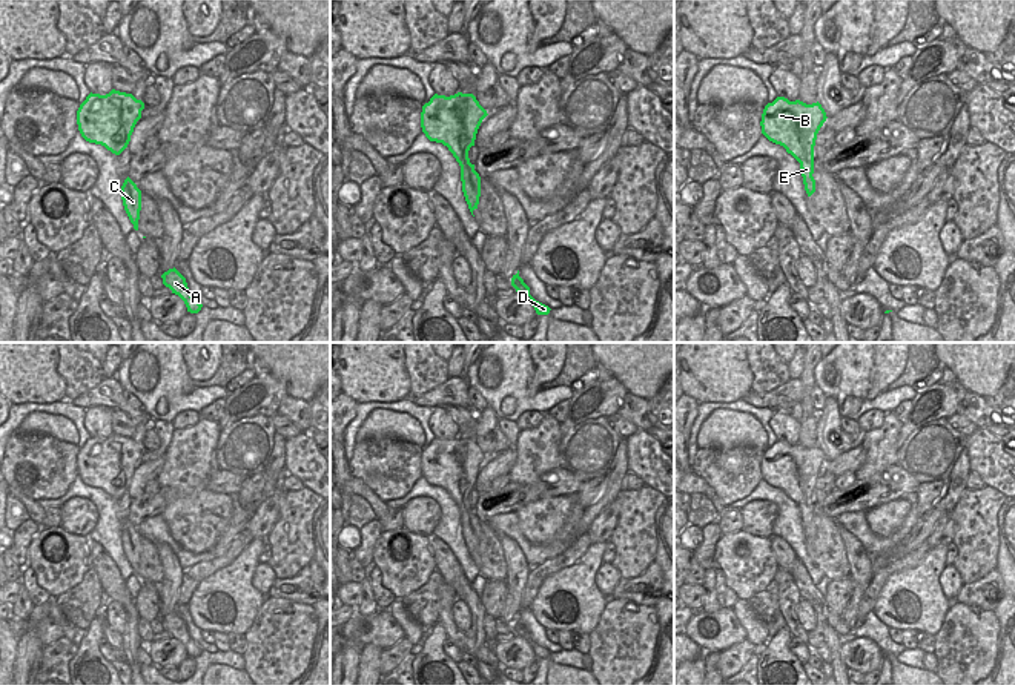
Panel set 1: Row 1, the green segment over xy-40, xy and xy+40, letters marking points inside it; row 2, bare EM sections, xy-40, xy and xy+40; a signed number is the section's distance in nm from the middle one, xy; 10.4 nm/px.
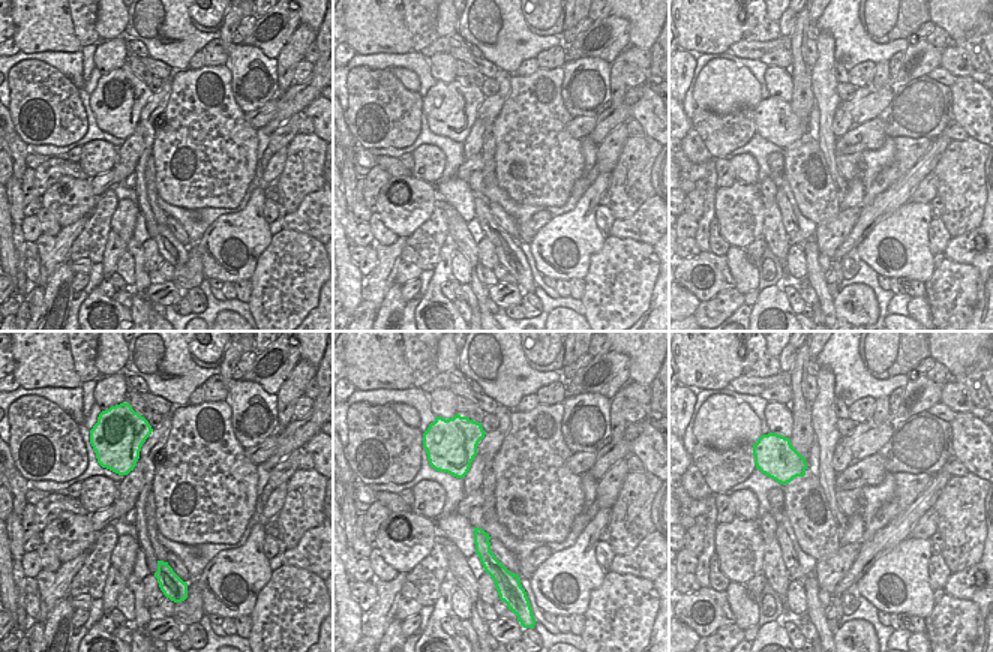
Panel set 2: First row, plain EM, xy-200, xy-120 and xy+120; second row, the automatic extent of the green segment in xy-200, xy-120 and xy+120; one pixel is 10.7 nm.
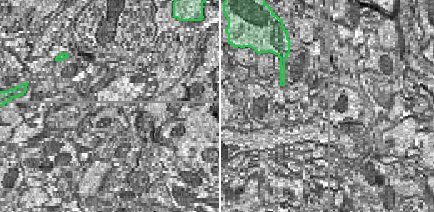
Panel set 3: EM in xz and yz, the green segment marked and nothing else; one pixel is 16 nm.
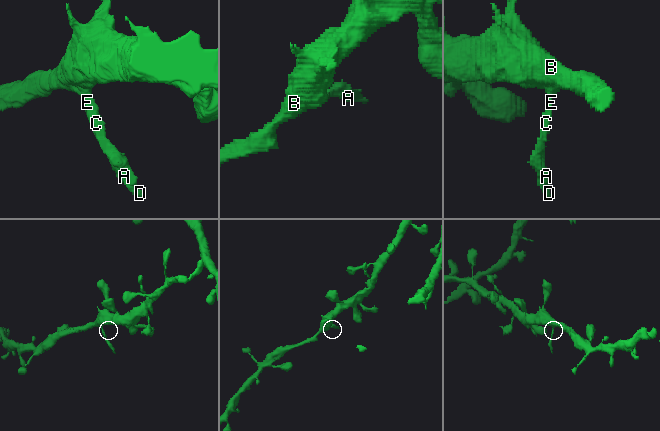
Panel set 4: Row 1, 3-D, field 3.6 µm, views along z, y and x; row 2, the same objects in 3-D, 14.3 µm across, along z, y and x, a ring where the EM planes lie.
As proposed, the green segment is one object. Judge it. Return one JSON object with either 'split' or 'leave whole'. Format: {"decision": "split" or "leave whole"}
{"decision": "split"}

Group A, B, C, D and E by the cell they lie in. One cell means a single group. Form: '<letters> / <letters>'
A C D E / B

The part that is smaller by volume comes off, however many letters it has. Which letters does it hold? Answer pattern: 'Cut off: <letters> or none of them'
Cut off: A, C, D, E

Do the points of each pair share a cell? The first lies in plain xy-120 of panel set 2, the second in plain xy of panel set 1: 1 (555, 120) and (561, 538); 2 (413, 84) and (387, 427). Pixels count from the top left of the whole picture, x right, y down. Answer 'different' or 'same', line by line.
1: different
2: same

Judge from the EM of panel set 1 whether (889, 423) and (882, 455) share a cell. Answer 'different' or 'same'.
same

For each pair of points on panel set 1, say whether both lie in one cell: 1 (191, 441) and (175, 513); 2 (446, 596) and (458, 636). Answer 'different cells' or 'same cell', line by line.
1: same cell
2: same cell

